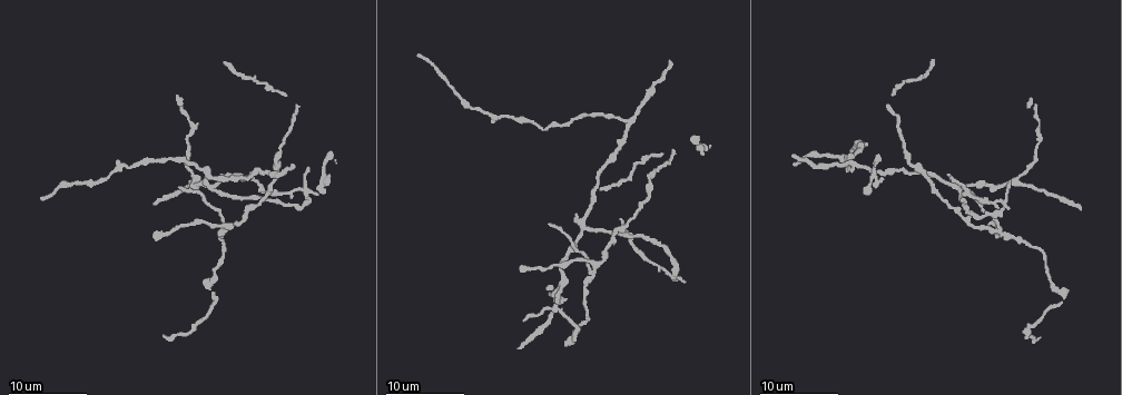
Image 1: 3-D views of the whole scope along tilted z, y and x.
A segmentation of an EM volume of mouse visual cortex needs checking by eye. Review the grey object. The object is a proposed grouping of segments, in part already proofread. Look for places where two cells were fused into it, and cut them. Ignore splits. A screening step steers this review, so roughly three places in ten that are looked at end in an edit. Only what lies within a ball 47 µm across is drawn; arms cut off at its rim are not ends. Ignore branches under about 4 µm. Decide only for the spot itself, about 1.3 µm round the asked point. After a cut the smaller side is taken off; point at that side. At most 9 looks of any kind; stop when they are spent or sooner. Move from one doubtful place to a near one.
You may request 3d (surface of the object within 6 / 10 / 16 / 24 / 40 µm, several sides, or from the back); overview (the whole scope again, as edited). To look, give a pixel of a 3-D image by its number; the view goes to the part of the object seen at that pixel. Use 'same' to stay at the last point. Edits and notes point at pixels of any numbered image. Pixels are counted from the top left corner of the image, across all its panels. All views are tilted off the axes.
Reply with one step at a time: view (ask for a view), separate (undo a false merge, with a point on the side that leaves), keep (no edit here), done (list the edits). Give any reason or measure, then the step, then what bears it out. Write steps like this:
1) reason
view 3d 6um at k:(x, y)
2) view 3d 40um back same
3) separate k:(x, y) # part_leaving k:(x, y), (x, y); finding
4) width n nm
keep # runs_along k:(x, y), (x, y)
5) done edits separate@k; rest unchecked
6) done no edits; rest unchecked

a fork
view 3d 6um at 1:(627, 123)

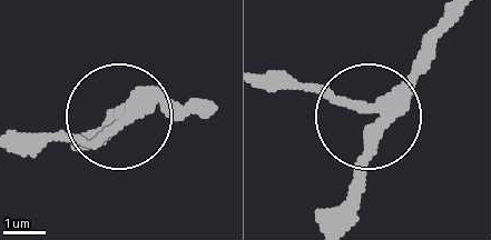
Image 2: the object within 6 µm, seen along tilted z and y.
from behind
view 3d 6um back at 2:(125, 116)

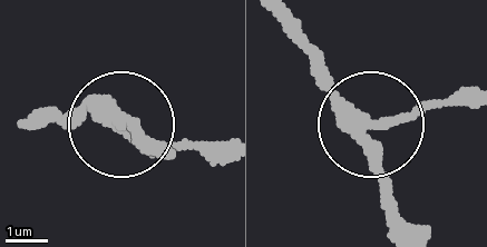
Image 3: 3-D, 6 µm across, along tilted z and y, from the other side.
arms 3
keep # one cell here

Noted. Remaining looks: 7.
three-way junction
view 3d 10um at 1:(959, 188)

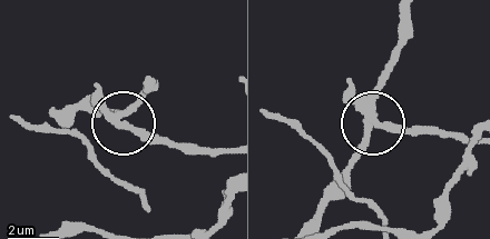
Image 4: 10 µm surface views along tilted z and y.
width 300 nm
separate 4:(141, 131) # a second cell is stuck on

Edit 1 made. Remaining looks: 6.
three arms meet
view 3d 6um at 1:(246, 213)

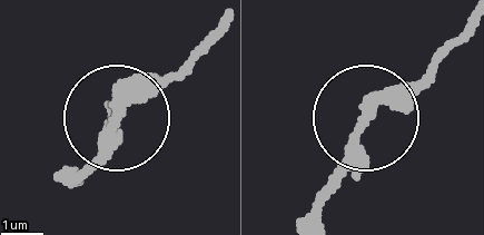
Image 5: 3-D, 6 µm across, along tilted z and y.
from behind
view 3d 6um back at 5:(361, 123)

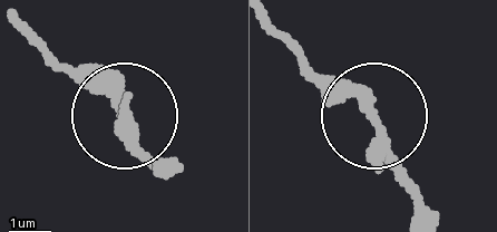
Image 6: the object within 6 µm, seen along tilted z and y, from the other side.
keep # runs_along 6:(179, 166), (50, 59); continuous, no second cell

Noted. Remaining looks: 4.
branch point
view 3d 16um at 1:(566, 282)

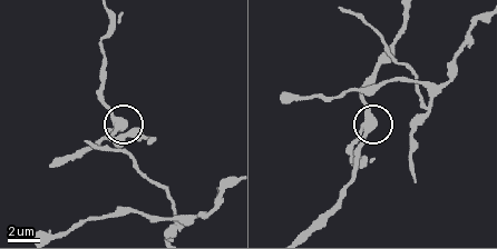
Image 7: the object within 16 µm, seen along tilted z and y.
width 390 nm
keep # all the same cell

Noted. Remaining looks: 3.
done edits separate@4; rest unchecked

